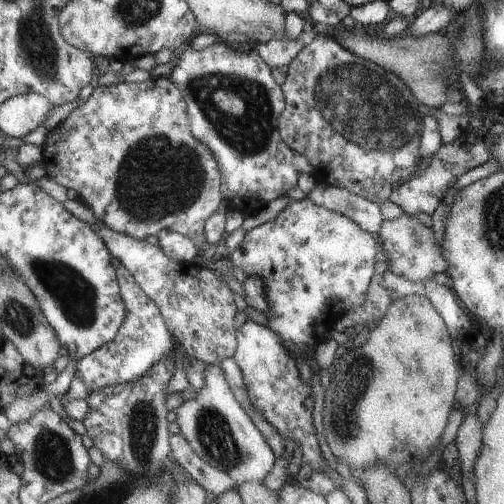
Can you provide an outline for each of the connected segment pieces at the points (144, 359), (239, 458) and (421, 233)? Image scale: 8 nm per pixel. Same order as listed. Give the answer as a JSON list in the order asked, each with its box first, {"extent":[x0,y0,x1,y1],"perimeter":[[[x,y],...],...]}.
[{"extent":[75,264,175,392],"perimeter":[[[121,264],[117,271],[122,287],[122,297],[126,302],[126,321],[119,329],[115,340],[108,342],[77,362],[75,375],[83,380],[89,392],[137,381],[139,377],[147,374],[155,362],[162,360],[163,357],[173,358],[175,340],[170,329],[166,326],[158,305],[142,291],[138,283],[134,281],[134,275],[127,267]]]},{"extent":[173,363,275,485],"perimeter":[[[217,363],[205,364],[205,380],[195,398],[173,410],[173,425],[203,462],[225,472],[235,485],[259,482],[269,472],[275,456],[255,428],[243,407],[237,402]]]},{"extent":[377,213,446,282],"perimeter":[[[402,213],[397,218],[383,219],[377,236],[388,260],[388,269],[395,276],[417,282],[431,278],[439,279],[445,274],[446,262],[440,245],[435,244],[433,231],[425,227],[413,215]]]}]

